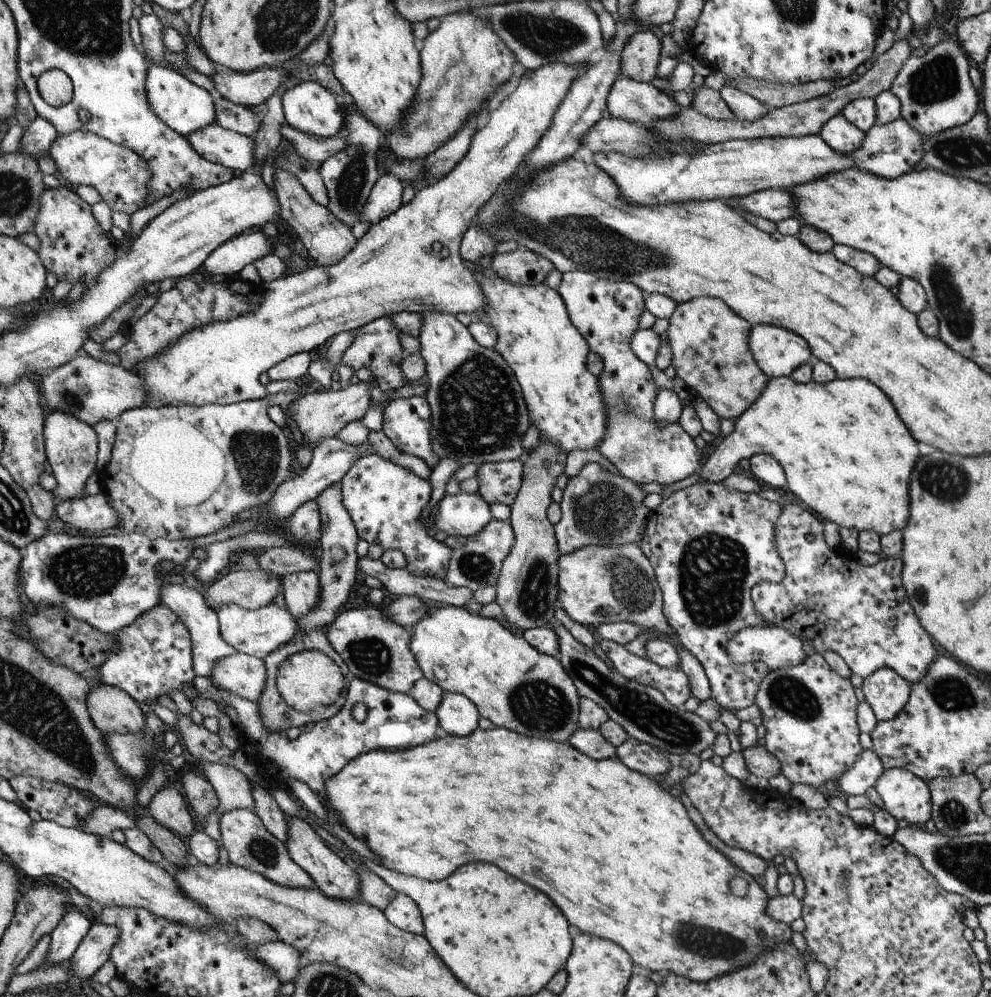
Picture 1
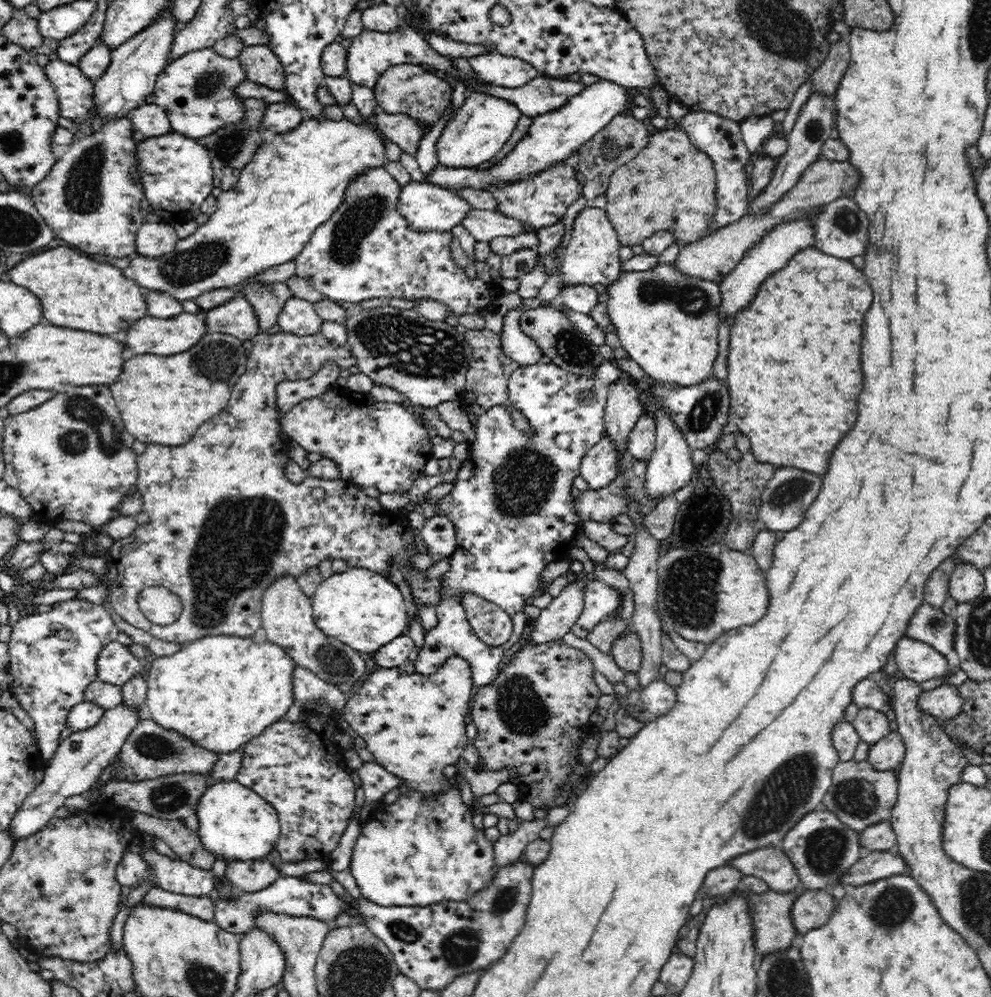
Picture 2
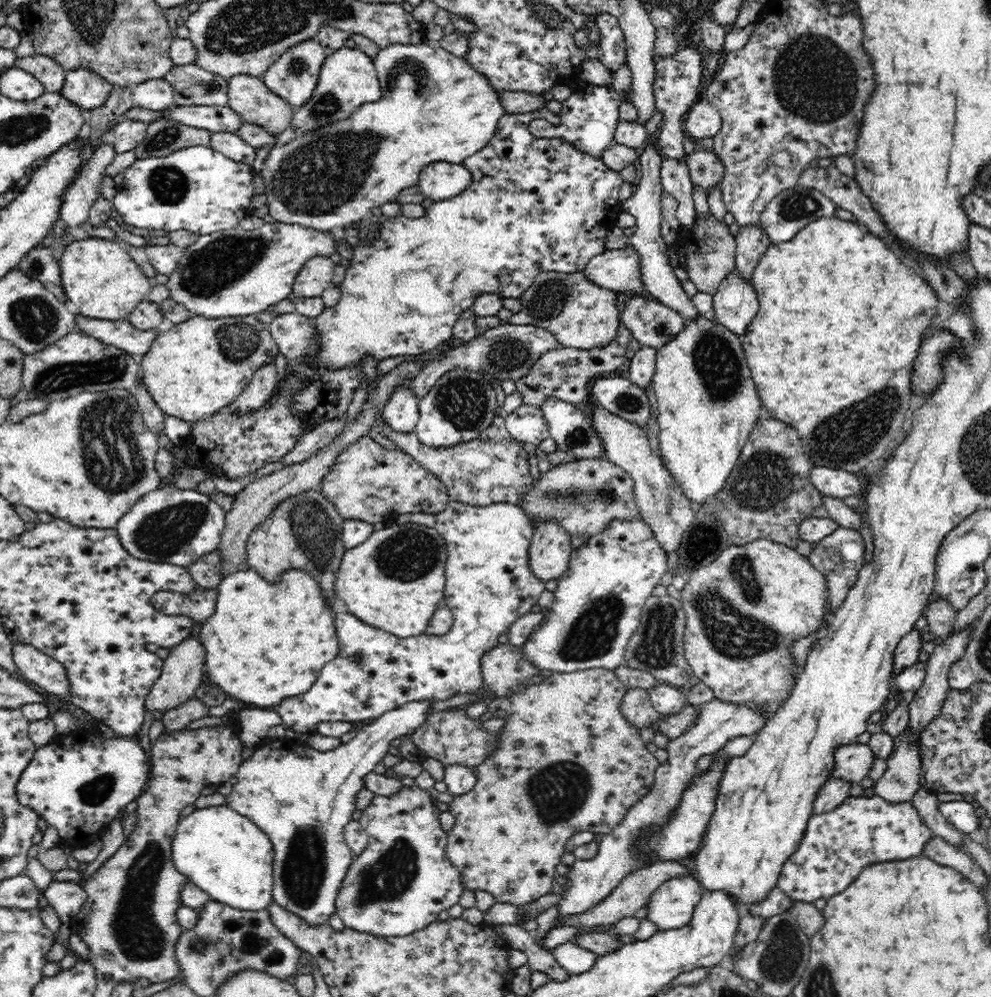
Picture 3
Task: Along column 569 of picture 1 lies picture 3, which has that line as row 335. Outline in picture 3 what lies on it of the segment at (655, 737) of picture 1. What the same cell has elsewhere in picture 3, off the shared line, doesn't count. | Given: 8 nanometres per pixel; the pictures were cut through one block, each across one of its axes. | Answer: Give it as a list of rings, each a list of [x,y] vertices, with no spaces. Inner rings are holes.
[[[649,295],[630,298],[619,312],[621,326],[627,328],[641,345],[658,350],[666,341],[673,339],[685,327],[685,318]]]

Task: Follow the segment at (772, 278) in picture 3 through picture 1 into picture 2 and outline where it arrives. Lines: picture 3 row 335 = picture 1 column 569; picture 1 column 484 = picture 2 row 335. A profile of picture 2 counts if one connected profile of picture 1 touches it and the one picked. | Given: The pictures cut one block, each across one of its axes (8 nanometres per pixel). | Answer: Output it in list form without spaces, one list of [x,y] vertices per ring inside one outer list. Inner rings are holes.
[[[802,248],[796,252],[790,262],[768,276],[764,284],[760,285],[756,297],[748,304],[748,308],[742,308],[738,316],[732,320],[730,327],[729,351],[727,360],[728,380],[726,382],[729,390],[730,408],[729,420],[738,426],[739,431],[746,435],[752,442],[752,452],[759,463],[770,462],[776,466],[794,466],[800,470],[811,472],[815,475],[823,475],[828,470],[830,456],[838,442],[848,434],[848,430],[856,422],[856,404],[858,404],[858,394],[864,384],[864,374],[860,366],[860,342],[862,342],[862,322],[864,314],[868,312],[870,304],[873,302],[873,292],[863,270],[858,270],[848,259],[838,259],[834,256],[823,254],[817,248]]]

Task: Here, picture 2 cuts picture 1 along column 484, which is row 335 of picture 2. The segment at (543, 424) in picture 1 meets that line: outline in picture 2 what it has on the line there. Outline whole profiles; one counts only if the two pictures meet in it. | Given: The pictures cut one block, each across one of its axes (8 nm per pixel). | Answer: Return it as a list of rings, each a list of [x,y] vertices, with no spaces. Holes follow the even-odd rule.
[[[281,331],[275,334],[265,334],[258,333],[254,338],[251,338],[252,348],[249,351],[249,357],[247,358],[247,370],[246,373],[239,378],[236,384],[231,388],[230,402],[228,402],[228,408],[224,412],[220,412],[218,416],[214,416],[212,420],[208,420],[206,424],[202,424],[198,428],[198,432],[192,436],[192,440],[186,441],[186,444],[181,444],[180,446],[170,446],[161,444],[146,445],[146,448],[142,454],[137,455],[137,483],[135,490],[140,493],[142,497],[142,512],[146,513],[150,517],[150,521],[147,523],[142,523],[138,525],[138,528],[126,538],[121,538],[120,540],[115,540],[115,544],[110,548],[109,552],[106,554],[106,566],[108,570],[101,580],[102,584],[106,586],[109,591],[110,607],[115,611],[115,613],[120,616],[120,618],[135,626],[144,630],[159,638],[160,640],[165,640],[166,642],[175,642],[176,644],[185,644],[192,641],[197,641],[202,637],[212,637],[216,635],[228,635],[234,637],[252,637],[254,632],[261,627],[261,600],[263,592],[268,588],[278,577],[284,575],[290,575],[294,578],[299,577],[304,574],[309,568],[317,566],[326,560],[326,558],[339,559],[342,558],[346,560],[348,566],[366,568],[368,570],[382,573],[385,577],[390,579],[390,573],[388,573],[388,561],[395,560],[402,565],[403,576],[408,581],[410,592],[416,606],[420,607],[424,604],[431,604],[436,606],[443,599],[443,590],[441,587],[441,578],[438,579],[426,579],[424,572],[426,570],[417,570],[417,568],[411,568],[409,566],[409,556],[407,552],[414,547],[416,551],[420,551],[419,541],[414,541],[414,536],[411,534],[414,532],[414,528],[408,523],[408,513],[401,510],[389,510],[381,506],[378,499],[367,496],[366,493],[359,489],[356,484],[347,484],[344,480],[324,480],[323,478],[316,478],[315,476],[306,476],[300,484],[290,482],[287,479],[285,473],[285,466],[290,457],[288,457],[288,442],[287,440],[282,440],[280,437],[280,413],[278,413],[278,407],[276,407],[276,387],[285,381],[295,382],[298,380],[309,380],[314,374],[317,374],[322,366],[328,362],[328,360],[333,360],[342,370],[356,368],[356,357],[352,355],[350,347],[347,345],[340,346],[330,343],[320,331],[316,334],[308,336],[296,336],[290,332]],[[313,488],[322,488],[324,490],[324,497],[321,500],[313,499],[310,495],[310,491]],[[146,587],[164,587],[168,590],[174,592],[174,594],[180,597],[182,601],[182,612],[178,616],[178,620],[170,626],[160,626],[154,625],[150,622],[146,615],[139,609],[138,597],[141,590]],[[246,606],[252,606],[252,616],[250,620],[246,620]]]

